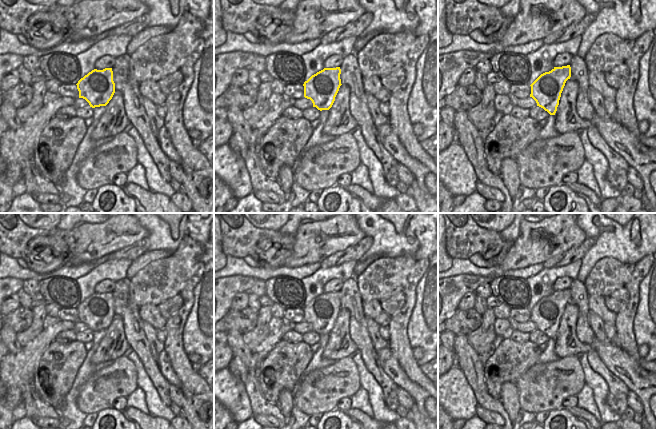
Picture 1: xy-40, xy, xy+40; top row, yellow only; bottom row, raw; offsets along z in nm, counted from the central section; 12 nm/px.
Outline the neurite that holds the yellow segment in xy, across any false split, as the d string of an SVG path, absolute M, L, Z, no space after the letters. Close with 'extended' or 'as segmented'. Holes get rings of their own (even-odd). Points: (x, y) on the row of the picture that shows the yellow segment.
M324 68L304 82L304 97L310 99L318 110L329 110L339 91L341 69Z | as segmented

